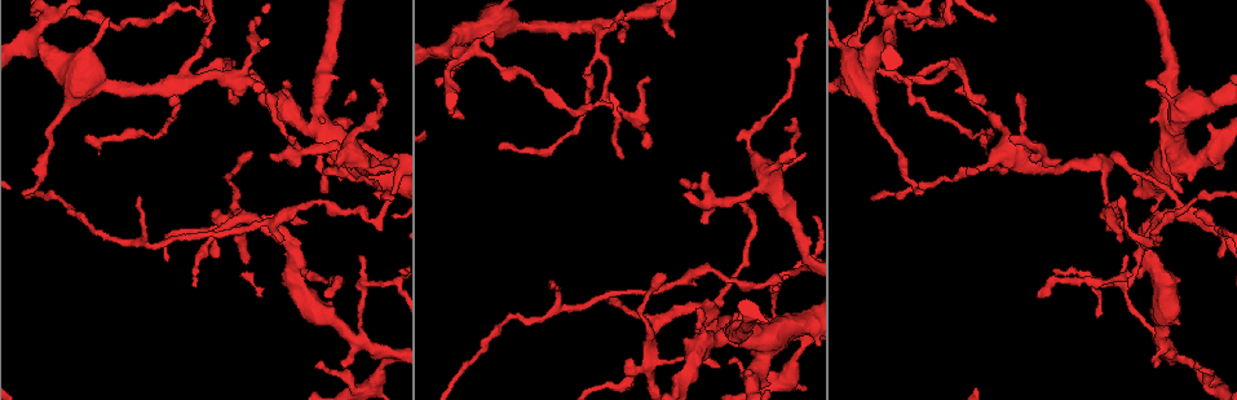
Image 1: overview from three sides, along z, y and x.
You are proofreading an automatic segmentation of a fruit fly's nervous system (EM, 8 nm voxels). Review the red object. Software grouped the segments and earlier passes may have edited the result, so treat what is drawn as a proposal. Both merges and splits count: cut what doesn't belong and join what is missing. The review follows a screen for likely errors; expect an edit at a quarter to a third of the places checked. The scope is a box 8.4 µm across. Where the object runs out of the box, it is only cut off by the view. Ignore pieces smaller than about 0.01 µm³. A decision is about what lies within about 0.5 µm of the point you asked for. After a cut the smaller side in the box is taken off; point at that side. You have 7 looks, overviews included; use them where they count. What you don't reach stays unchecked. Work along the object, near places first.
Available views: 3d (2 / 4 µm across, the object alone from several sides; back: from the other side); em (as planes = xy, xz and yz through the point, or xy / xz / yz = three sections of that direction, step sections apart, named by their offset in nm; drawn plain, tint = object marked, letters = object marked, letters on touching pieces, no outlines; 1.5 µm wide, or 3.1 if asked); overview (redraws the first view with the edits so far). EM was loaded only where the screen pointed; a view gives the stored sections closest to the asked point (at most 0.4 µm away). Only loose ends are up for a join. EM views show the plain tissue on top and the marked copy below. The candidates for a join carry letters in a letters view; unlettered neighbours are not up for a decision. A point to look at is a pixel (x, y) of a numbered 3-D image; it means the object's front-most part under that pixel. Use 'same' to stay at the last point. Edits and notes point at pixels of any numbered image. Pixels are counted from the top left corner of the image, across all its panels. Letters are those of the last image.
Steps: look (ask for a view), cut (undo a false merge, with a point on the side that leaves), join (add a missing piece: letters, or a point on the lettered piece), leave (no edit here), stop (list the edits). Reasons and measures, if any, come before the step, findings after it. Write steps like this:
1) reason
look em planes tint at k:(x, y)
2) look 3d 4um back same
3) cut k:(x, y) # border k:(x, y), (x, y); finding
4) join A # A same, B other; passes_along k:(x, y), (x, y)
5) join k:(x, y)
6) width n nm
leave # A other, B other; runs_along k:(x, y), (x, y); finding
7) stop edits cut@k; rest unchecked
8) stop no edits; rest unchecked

free end
look em xy step 8 tint at 1:(1062, 159)

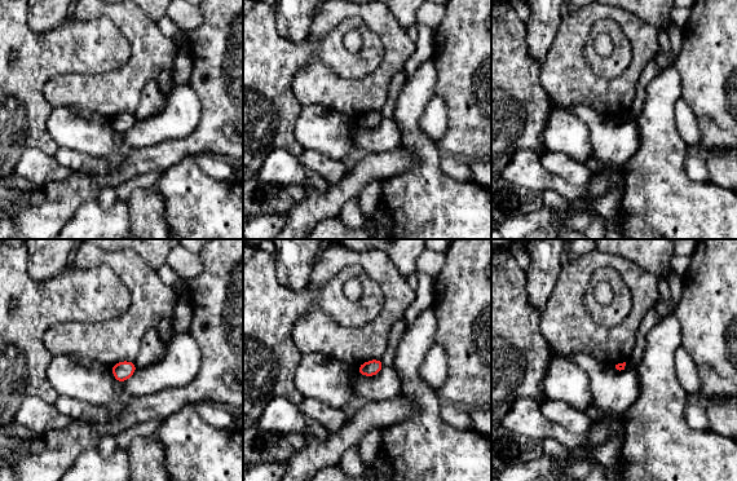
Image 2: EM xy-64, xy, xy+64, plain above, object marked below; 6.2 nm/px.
look em planes letters same

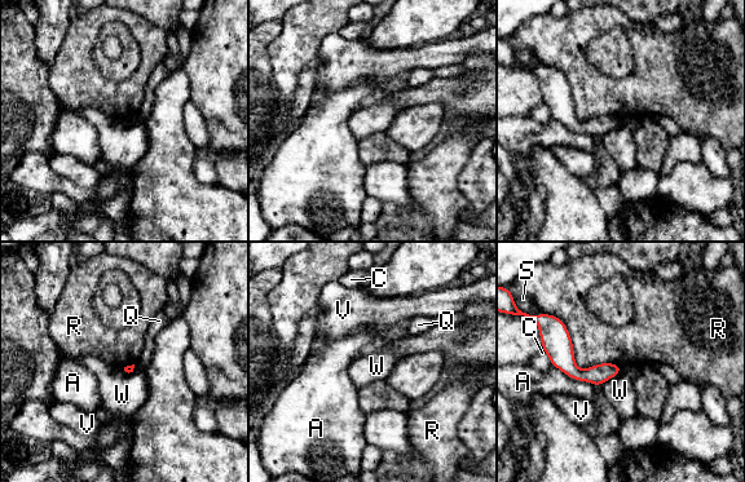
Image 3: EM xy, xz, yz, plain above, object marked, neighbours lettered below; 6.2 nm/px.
longest_contact R 550 nm
leave # A other, C other, Q other, R other, S other, V other, W other; runs_along 3:(558, 322), (578, 374), (616, 370); none of them fits

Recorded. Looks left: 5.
calibre changes
look em planes tint at 1:(1208, 379)

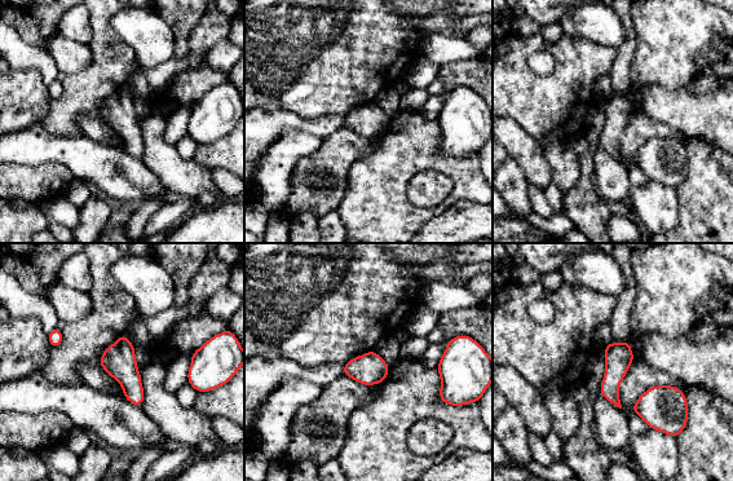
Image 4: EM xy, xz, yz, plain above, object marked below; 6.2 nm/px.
what lies round it
look em planes letters same

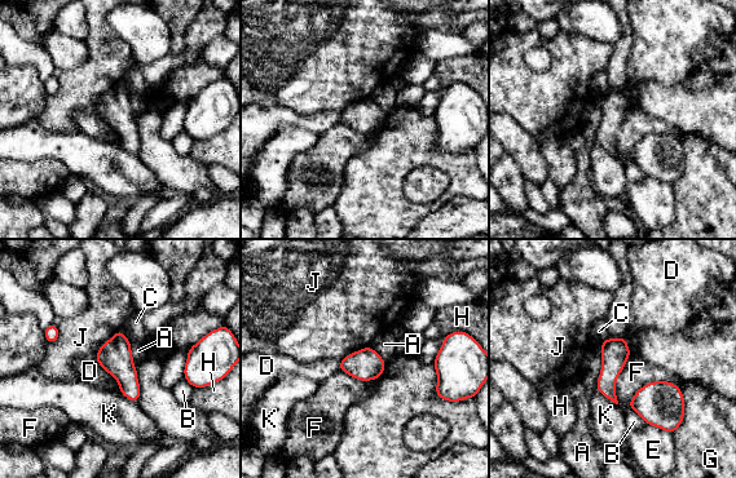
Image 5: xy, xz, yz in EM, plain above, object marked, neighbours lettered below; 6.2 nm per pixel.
leave # A other, B other, C other, D other, E other, F other, G other, H other, J other, K other; border 5:(681, 389), (648, 381), (627, 406); one neuron here

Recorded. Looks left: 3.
tapers out
look em xy step 4 letters at 1:(1183, 192)

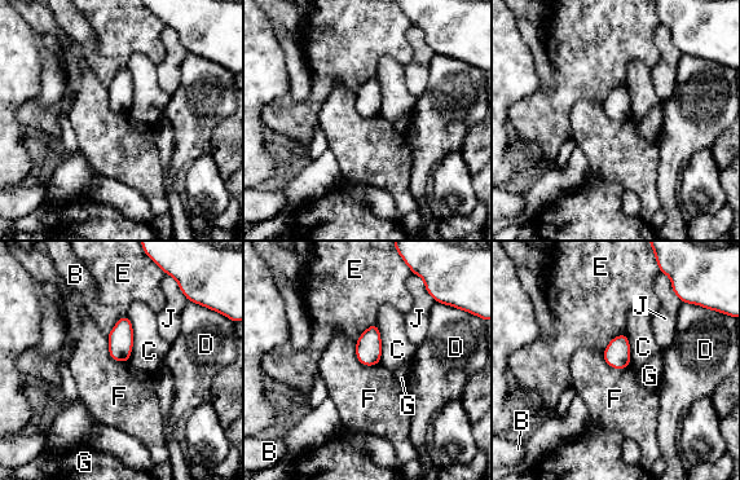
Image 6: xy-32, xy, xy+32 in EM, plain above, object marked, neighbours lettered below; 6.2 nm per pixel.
look em planes letters same

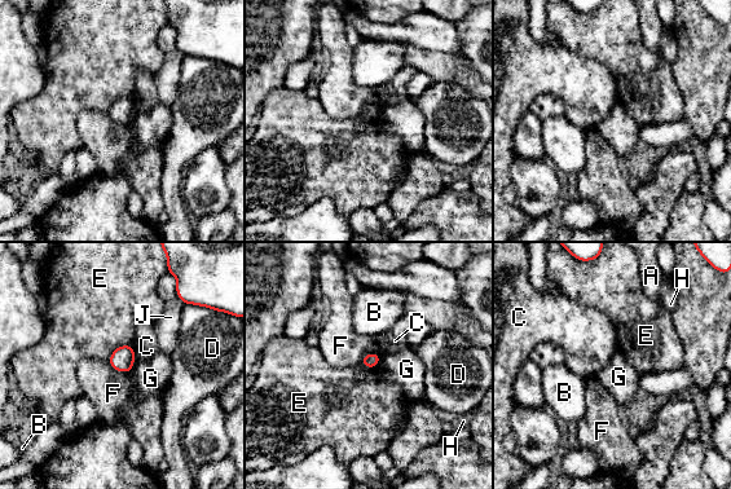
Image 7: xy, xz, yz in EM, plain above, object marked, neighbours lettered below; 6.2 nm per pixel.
leave # A other, B other, C other, D other, E other, F other, G other, H other, J other; border 7:(133, 347), (118, 346), (108, 361); none of them fits

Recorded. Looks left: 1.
stop no edits; rest unchecked

